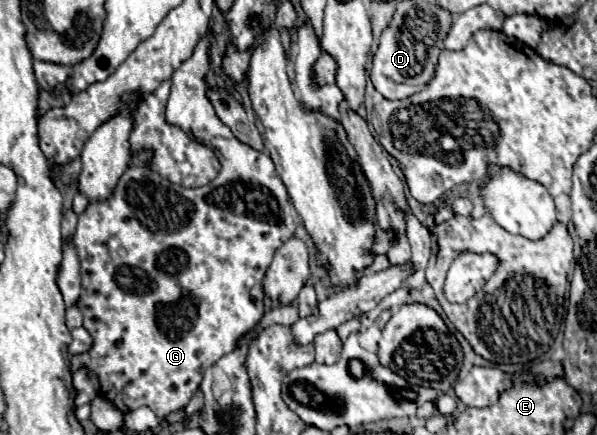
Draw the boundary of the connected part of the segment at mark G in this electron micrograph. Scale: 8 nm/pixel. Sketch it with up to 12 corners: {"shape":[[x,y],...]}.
{"shape":[[208,31],[168,123],[204,187],[132,157],[72,245],[72,359],[122,413],[188,405],[264,315],[296,231],[266,153],[208,103]]}

